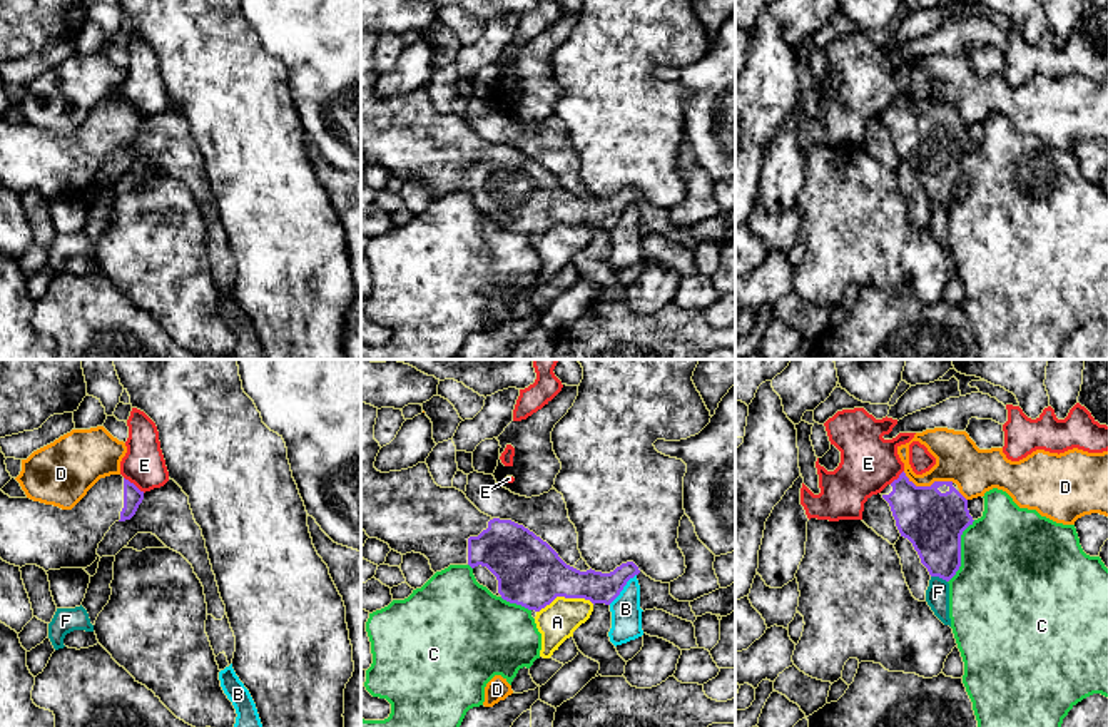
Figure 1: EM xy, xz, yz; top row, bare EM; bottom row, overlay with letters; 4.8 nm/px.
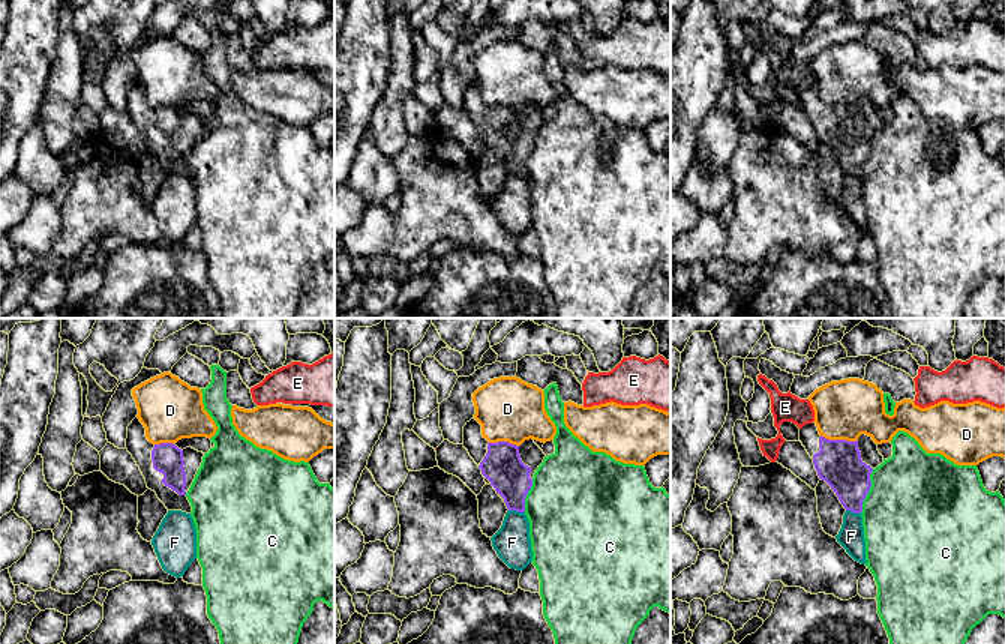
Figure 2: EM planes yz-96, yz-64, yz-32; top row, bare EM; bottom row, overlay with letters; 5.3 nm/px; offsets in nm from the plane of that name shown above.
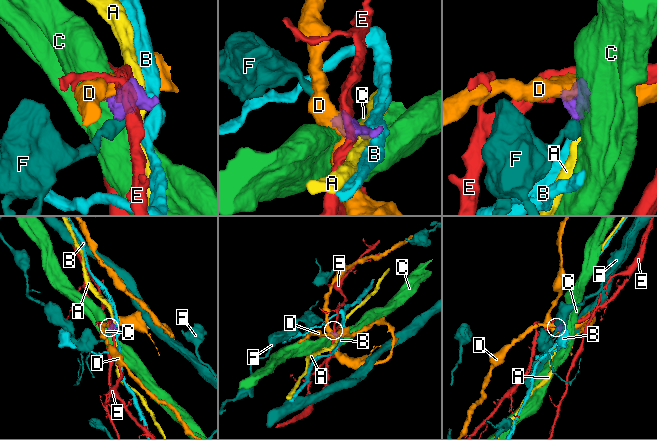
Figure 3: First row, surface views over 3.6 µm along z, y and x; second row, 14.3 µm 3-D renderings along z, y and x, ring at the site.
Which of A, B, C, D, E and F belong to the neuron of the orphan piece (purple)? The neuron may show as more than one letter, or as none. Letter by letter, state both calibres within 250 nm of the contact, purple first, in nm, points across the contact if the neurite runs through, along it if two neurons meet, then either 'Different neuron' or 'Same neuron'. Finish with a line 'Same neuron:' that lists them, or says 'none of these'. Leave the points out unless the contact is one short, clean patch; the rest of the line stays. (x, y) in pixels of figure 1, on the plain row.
A: Thickness 320 nm (purple) against 190 nm. Different neuron
B: Thickness 150 nm (purple) against 140 nm. Boundary: xz (635, 199), (609, 229). Different neuron
C: Thickness 300 nm (purple) against 480 nm. Boundary: yz (975, 146), (961, 161), (961, 191), (948, 208). Different neuron
D: Thickness 300 nm (purple) against 220 nm. Different neuron
E: Thickness 100 nm (purple) against 200 nm. Different neuron
F: Thickness 280 nm (purple) against 110 nm. Boundary: yz (931, 201), (938, 201), (946, 208). Different neuron
Same neuron: none of these

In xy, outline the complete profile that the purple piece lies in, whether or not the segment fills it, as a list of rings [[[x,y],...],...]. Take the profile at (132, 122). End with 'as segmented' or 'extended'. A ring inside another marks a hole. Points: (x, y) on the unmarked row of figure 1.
[[[122,100],[100,104],[72,135],[30,124],[10,124],[0,115],[0,184],[20,194],[37,191],[45,197],[87,194],[97,186],[99,169],[110,152],[130,145],[142,125],[144,117]]] | extended

